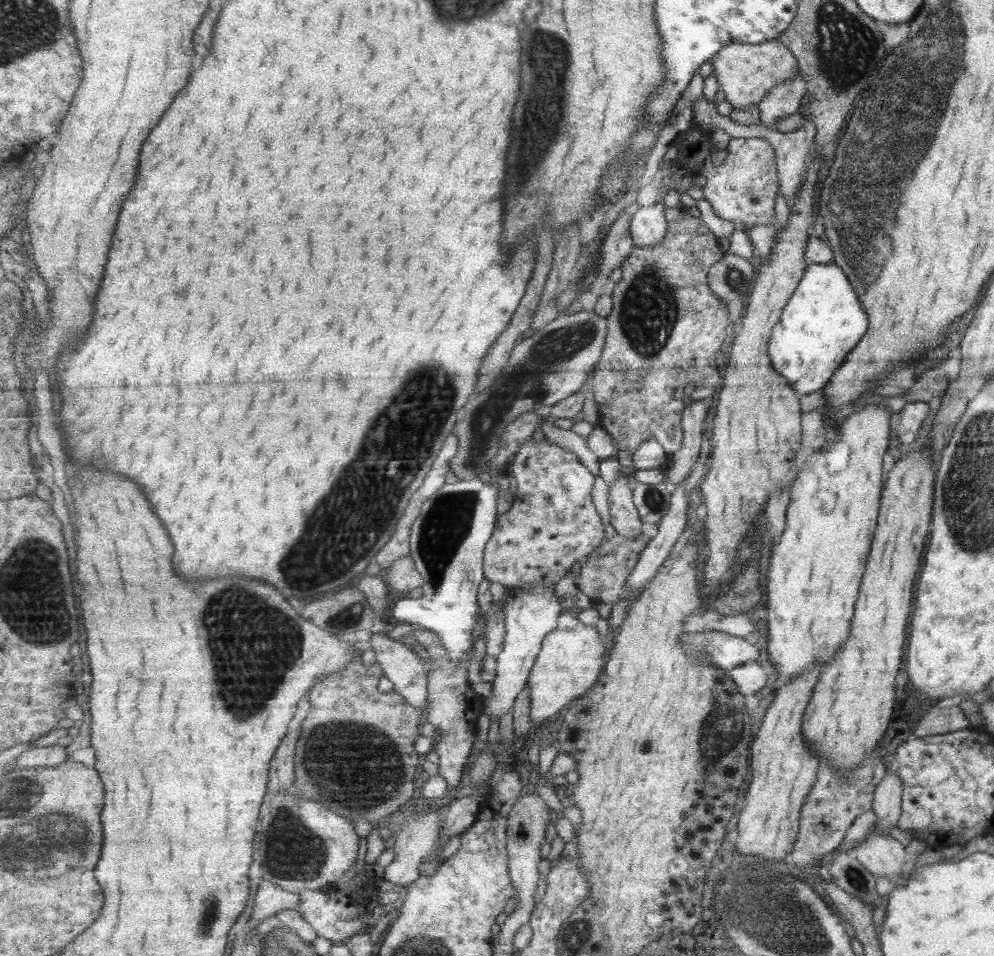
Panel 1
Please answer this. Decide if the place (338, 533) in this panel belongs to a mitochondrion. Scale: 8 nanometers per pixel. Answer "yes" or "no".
yes

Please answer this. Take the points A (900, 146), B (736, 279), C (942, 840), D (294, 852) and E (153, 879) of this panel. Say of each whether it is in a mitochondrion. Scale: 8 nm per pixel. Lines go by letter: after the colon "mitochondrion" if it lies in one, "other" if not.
A: mitochondrion
B: mitochondrion
C: other
D: mitochondrion
E: other

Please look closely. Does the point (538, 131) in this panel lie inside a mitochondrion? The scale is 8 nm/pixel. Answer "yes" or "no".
yes

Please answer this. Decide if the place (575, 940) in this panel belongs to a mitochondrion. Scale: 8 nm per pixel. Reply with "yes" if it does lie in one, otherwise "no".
yes

